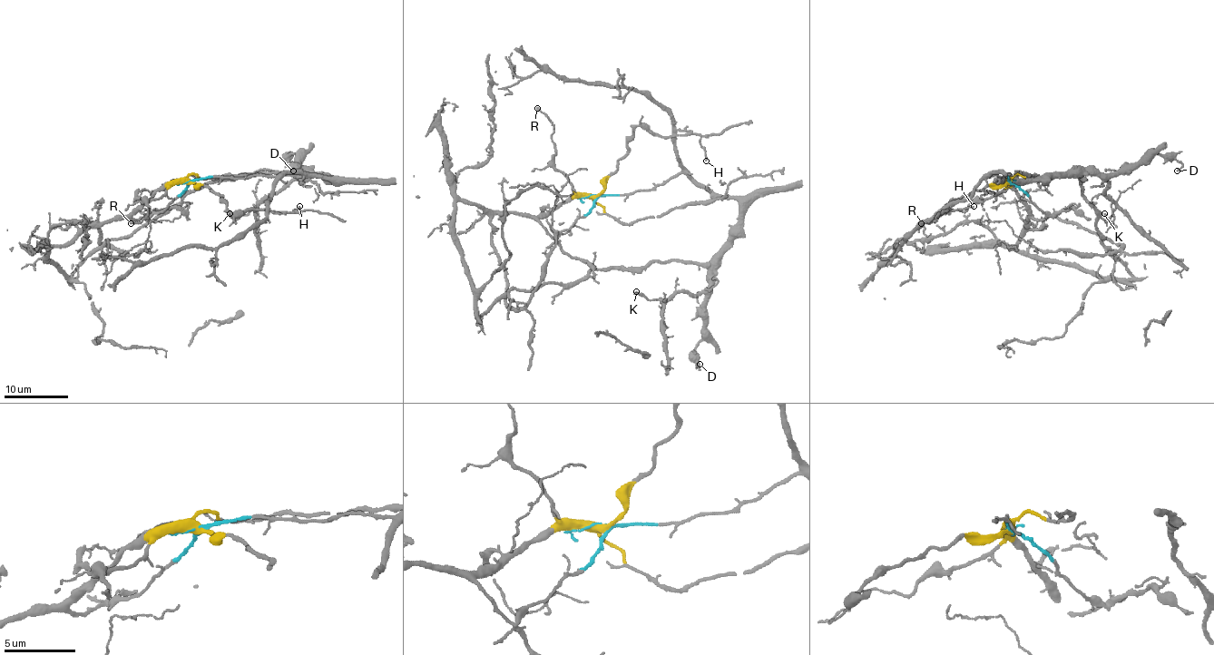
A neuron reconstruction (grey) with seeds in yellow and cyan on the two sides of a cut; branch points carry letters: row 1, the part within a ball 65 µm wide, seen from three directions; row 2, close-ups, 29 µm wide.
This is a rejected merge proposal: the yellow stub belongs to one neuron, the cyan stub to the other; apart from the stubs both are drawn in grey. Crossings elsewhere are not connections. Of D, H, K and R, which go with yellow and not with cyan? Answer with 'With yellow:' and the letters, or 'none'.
With yellow: H, R

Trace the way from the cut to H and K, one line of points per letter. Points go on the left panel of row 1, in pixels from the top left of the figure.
H: (190, 182), (205, 184), (221, 197), (230, 211), (291, 211), (299, 207)
K: (190, 182), (211, 176), (282, 176), (285, 173), (333, 180), (301, 175), (237, 218), (230, 213)

